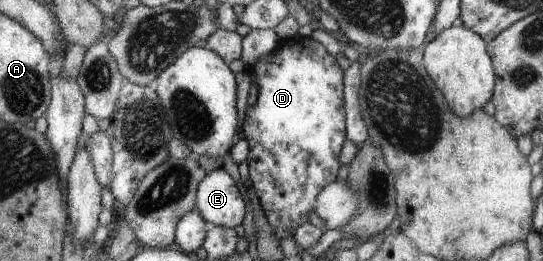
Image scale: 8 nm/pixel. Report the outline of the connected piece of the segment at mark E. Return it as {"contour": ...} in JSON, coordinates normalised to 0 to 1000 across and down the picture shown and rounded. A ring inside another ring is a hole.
{"contour":[[[409,640],[383,659],[366,701],[357,797],[381,858],[424,877],[444,858],[453,820],[453,774],[442,728]]]}

